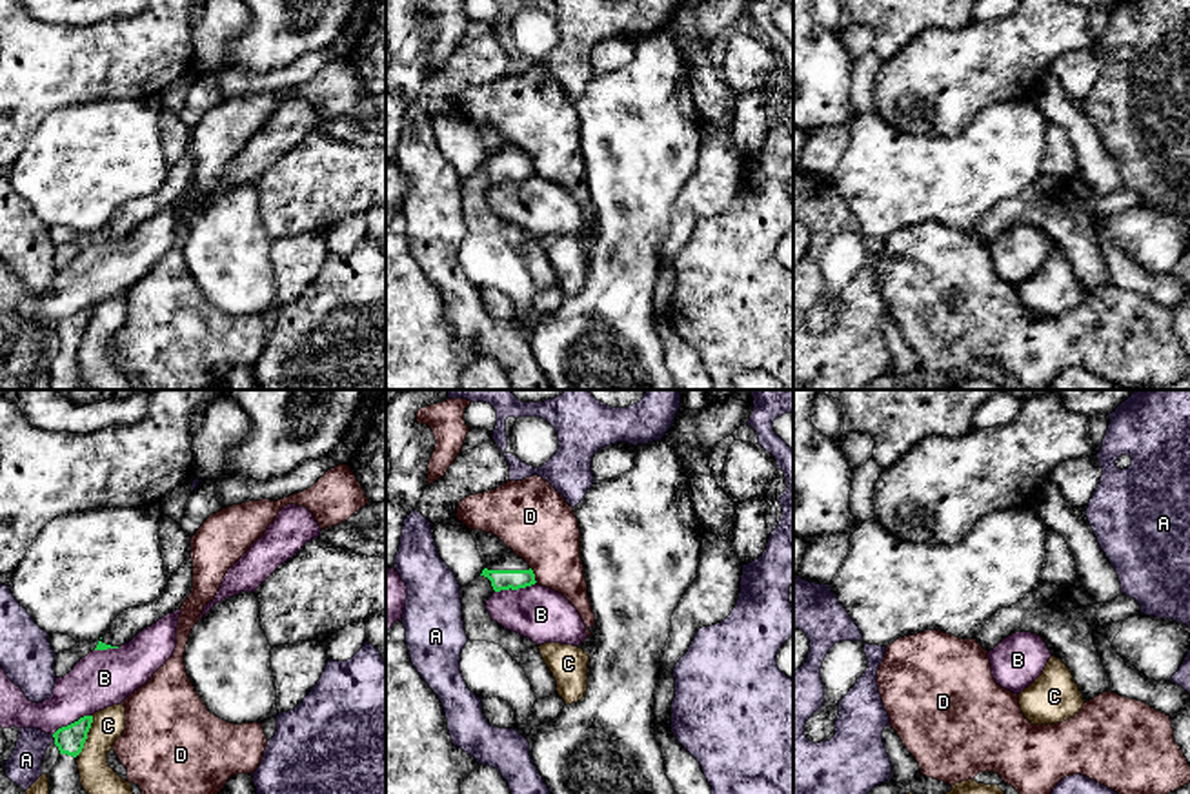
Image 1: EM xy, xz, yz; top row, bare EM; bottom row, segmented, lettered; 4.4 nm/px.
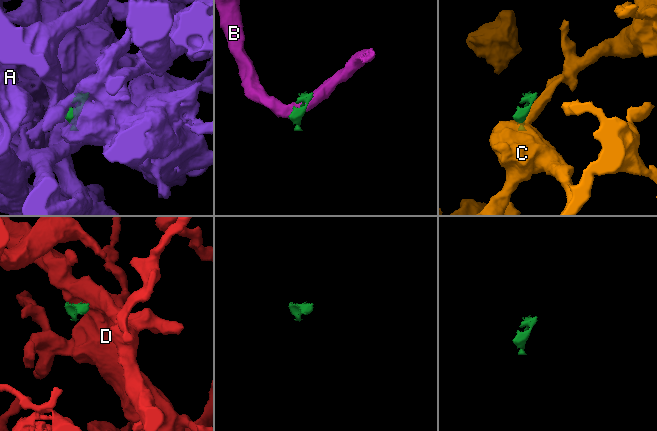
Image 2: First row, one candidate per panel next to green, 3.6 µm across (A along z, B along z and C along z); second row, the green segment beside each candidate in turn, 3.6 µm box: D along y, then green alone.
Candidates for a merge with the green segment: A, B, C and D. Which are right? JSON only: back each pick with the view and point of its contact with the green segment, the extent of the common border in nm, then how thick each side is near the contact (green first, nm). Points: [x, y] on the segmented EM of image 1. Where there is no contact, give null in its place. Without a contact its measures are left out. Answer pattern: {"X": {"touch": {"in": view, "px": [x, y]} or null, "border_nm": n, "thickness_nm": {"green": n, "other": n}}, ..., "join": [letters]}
{"join": []}

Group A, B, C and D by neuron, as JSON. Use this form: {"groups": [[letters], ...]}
{"groups": [["A", "B"], ["C"], ["D"]]}

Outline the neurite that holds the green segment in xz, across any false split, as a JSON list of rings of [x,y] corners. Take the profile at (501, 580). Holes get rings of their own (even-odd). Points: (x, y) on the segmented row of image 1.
[[[519,555],[500,559],[460,588],[462,621],[468,641],[488,641],[500,645],[526,672],[535,697],[544,699],[557,694],[557,681],[544,663],[537,643],[506,630],[491,619],[486,601],[500,590],[519,590],[535,585],[535,574]]]

